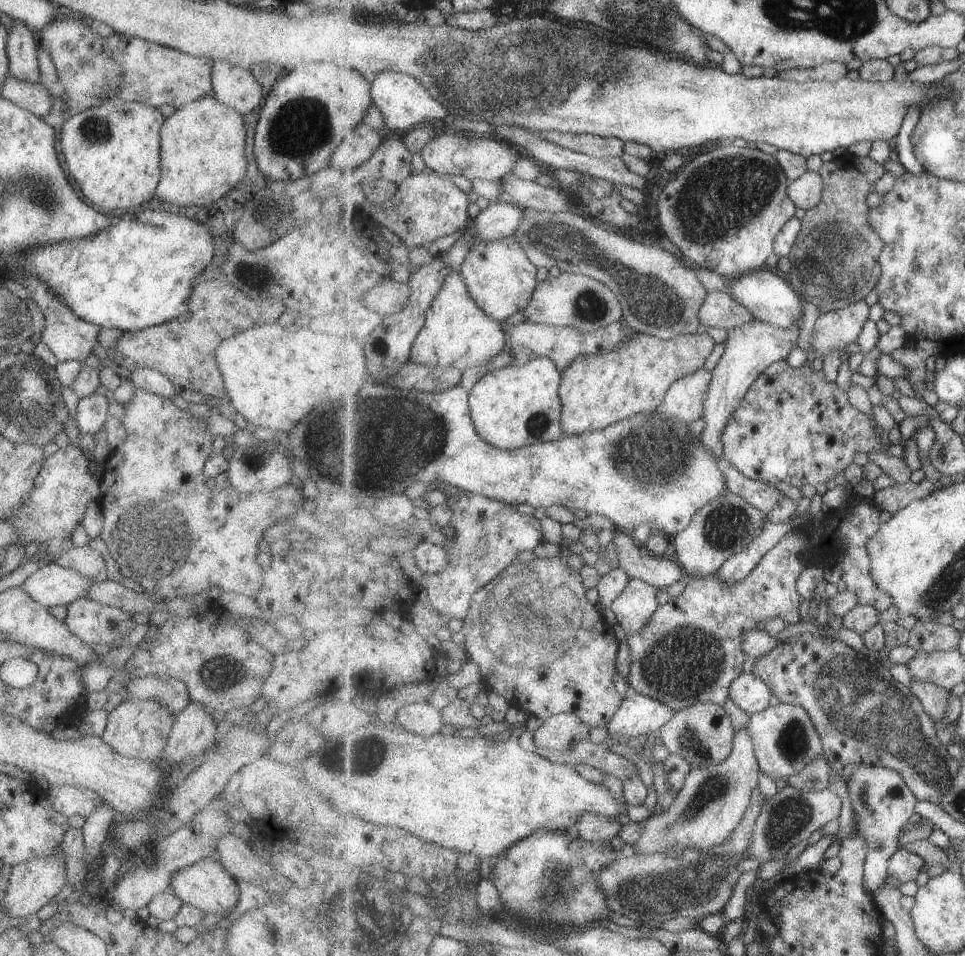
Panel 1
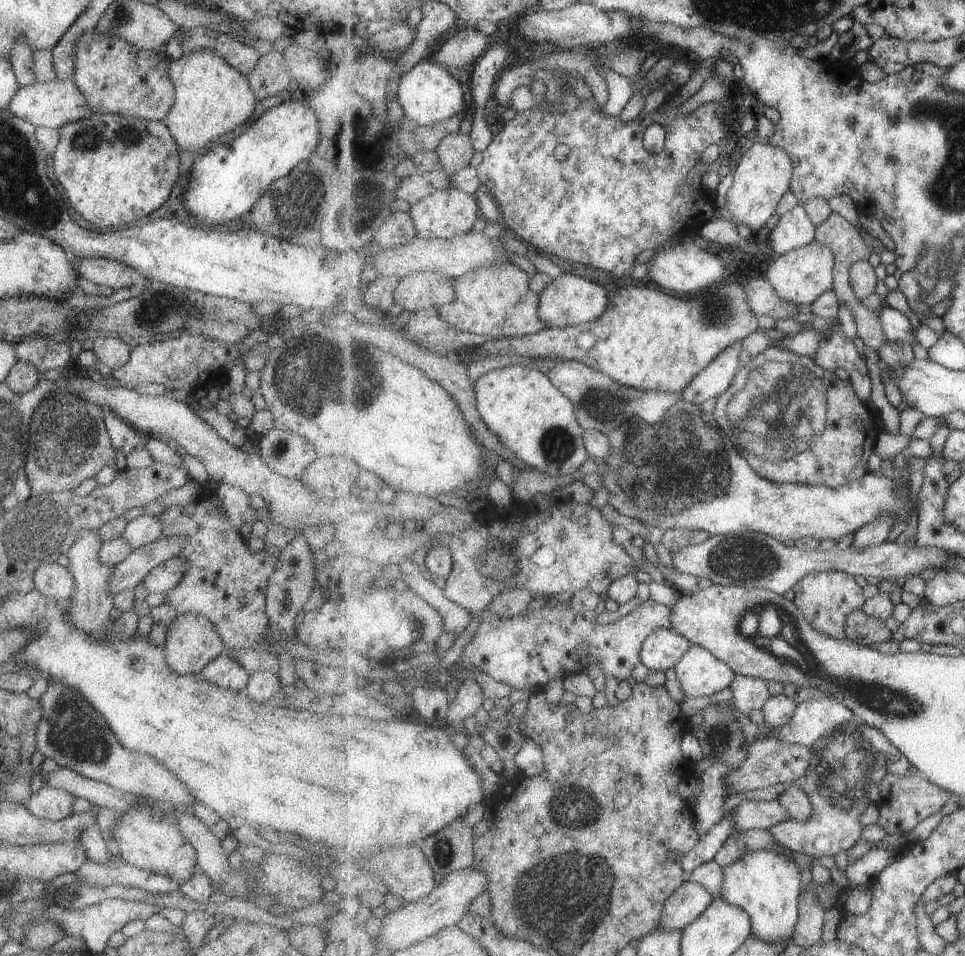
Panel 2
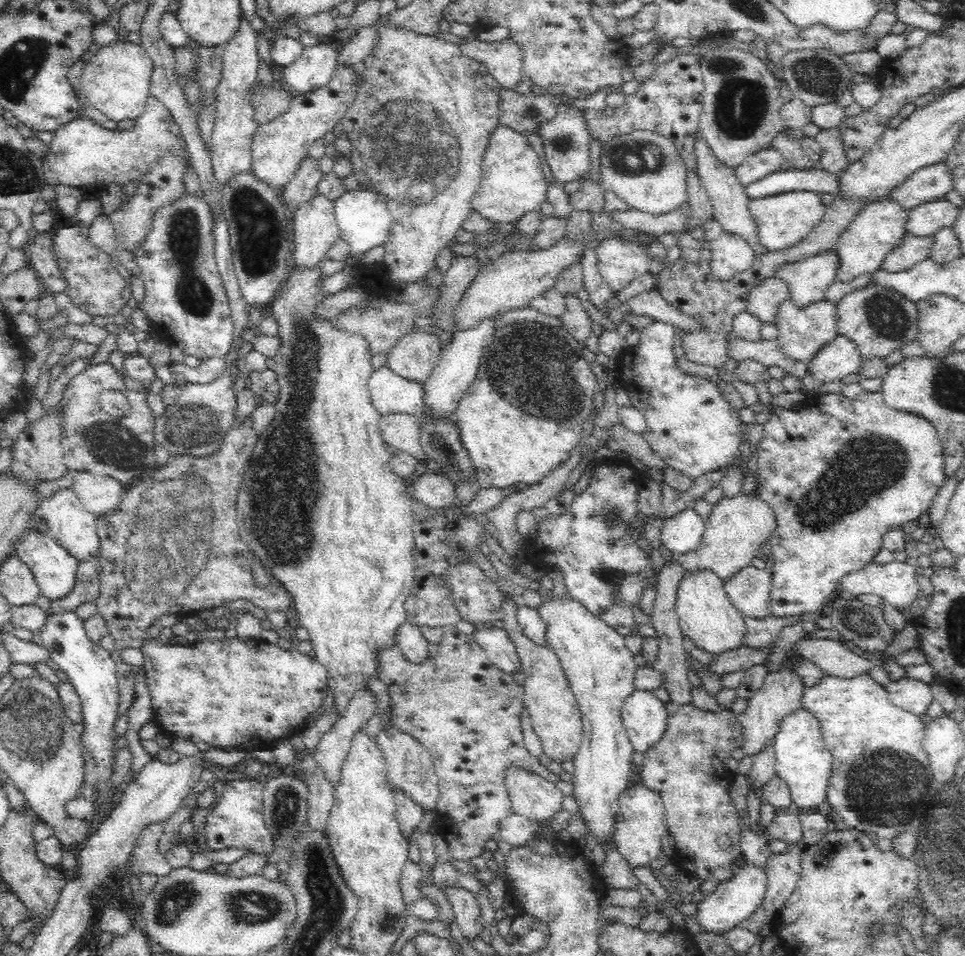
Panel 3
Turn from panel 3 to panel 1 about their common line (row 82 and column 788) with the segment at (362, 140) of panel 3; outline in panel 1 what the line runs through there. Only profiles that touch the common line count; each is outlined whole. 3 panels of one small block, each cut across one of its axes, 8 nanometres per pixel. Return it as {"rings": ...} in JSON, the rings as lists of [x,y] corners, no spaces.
{"rings":[[[787,361],[774,362],[769,369],[766,370],[759,378],[755,381],[753,386],[750,386],[749,392],[746,397],[743,398],[741,404],[737,407],[737,410],[733,413],[731,420],[727,423],[726,429],[722,434],[722,441],[724,444],[724,455],[722,458],[726,465],[735,465],[745,476],[752,478],[756,481],[763,481],[769,484],[779,484],[779,482],[786,482],[791,486],[795,486],[798,489],[803,486],[803,484],[812,484],[813,486],[817,484],[825,484],[829,480],[833,480],[835,476],[843,473],[849,468],[849,465],[855,460],[857,452],[865,452],[867,456],[870,453],[885,452],[894,456],[902,456],[906,450],[906,446],[889,446],[887,450],[881,446],[881,434],[879,434],[879,424],[876,419],[870,415],[864,414],[861,410],[857,410],[851,402],[849,402],[849,394],[842,387],[839,386],[837,381],[830,381],[822,369],[820,371],[814,370],[813,365],[804,364],[802,367],[789,366]]]}

